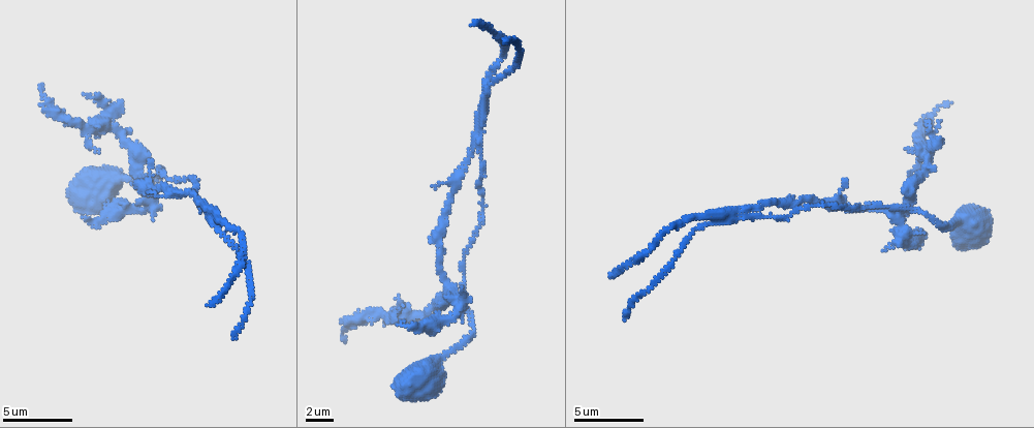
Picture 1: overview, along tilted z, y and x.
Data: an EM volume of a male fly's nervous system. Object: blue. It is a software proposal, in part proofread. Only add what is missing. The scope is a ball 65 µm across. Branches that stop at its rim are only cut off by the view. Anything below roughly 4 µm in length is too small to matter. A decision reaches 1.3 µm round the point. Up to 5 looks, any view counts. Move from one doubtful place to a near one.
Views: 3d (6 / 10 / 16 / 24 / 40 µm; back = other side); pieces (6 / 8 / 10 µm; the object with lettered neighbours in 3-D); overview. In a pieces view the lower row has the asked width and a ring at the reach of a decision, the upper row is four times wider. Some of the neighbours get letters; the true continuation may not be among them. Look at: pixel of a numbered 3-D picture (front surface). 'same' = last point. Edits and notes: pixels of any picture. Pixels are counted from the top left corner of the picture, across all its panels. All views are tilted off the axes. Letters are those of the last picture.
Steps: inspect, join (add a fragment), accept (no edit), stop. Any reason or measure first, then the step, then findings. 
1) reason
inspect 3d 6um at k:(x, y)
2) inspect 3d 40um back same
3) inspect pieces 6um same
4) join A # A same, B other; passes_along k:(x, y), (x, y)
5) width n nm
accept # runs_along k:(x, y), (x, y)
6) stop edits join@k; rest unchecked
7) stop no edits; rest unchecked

branch stops here
inspect 3d 10um at 1:(149, 161)

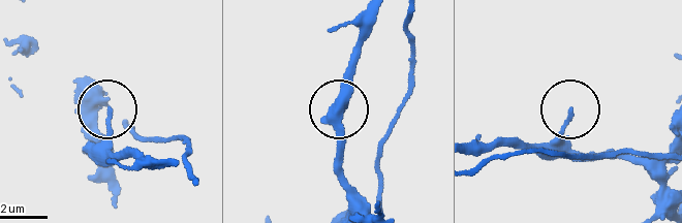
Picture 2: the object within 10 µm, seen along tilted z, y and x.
inspect pieces 8um at 2:(572, 113)

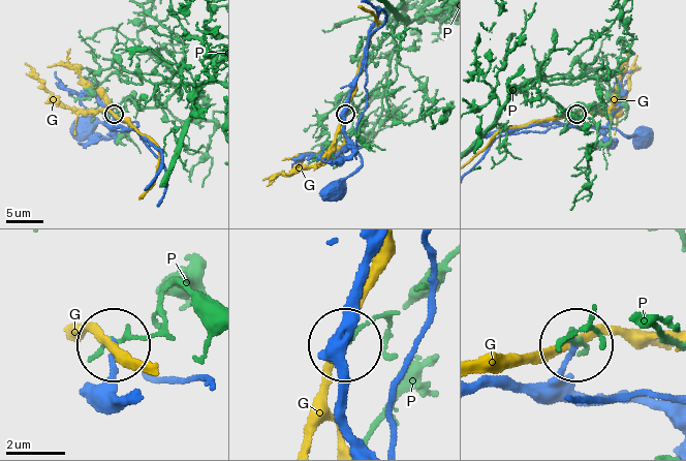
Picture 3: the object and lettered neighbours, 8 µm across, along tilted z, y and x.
accept # G other, P other; none of them fits

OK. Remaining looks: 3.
free end
inspect 3d 6um at 1:(42, 85)

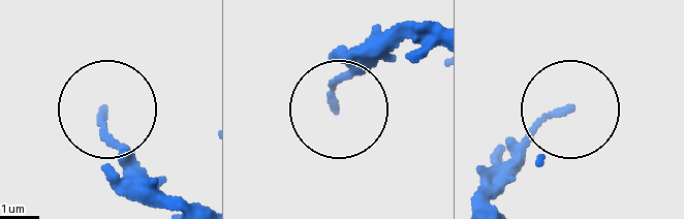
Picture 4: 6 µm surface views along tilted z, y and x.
inspect pieces 6um at 4:(102, 109)

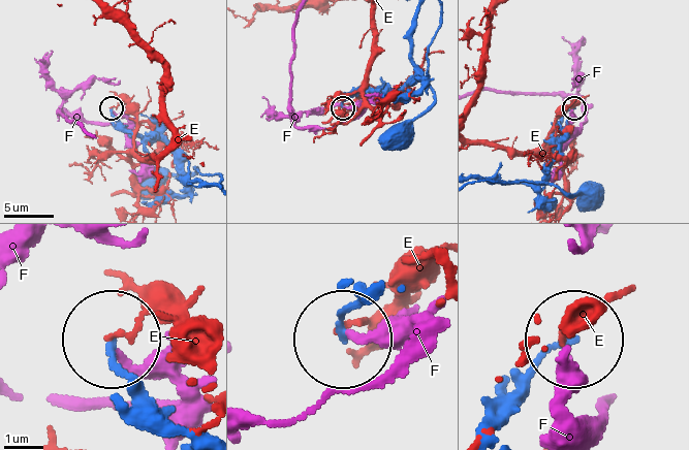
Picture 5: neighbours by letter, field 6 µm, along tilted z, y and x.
accept # E other, F other; runs_along 5:(179, 424), (107, 343); no lettered fragment goes on from it

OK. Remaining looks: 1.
branch stops here
inspect pieces 6um at 1:(402, 394)

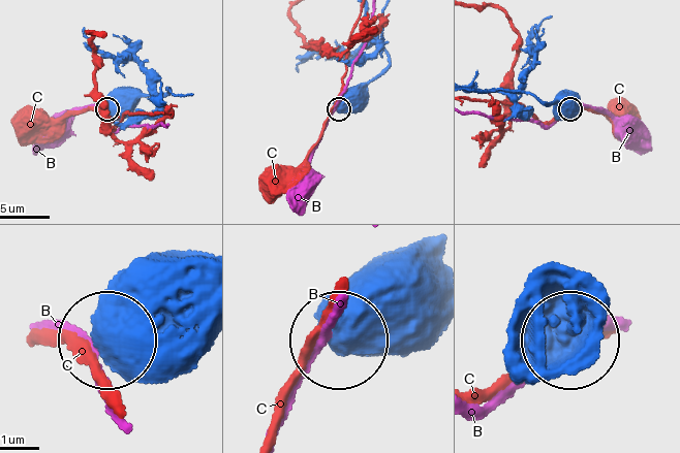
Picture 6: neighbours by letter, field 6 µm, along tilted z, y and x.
accept # B other, C other; no lettered fragment goes on from it

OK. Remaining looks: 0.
stop no edits; rest unchecked

